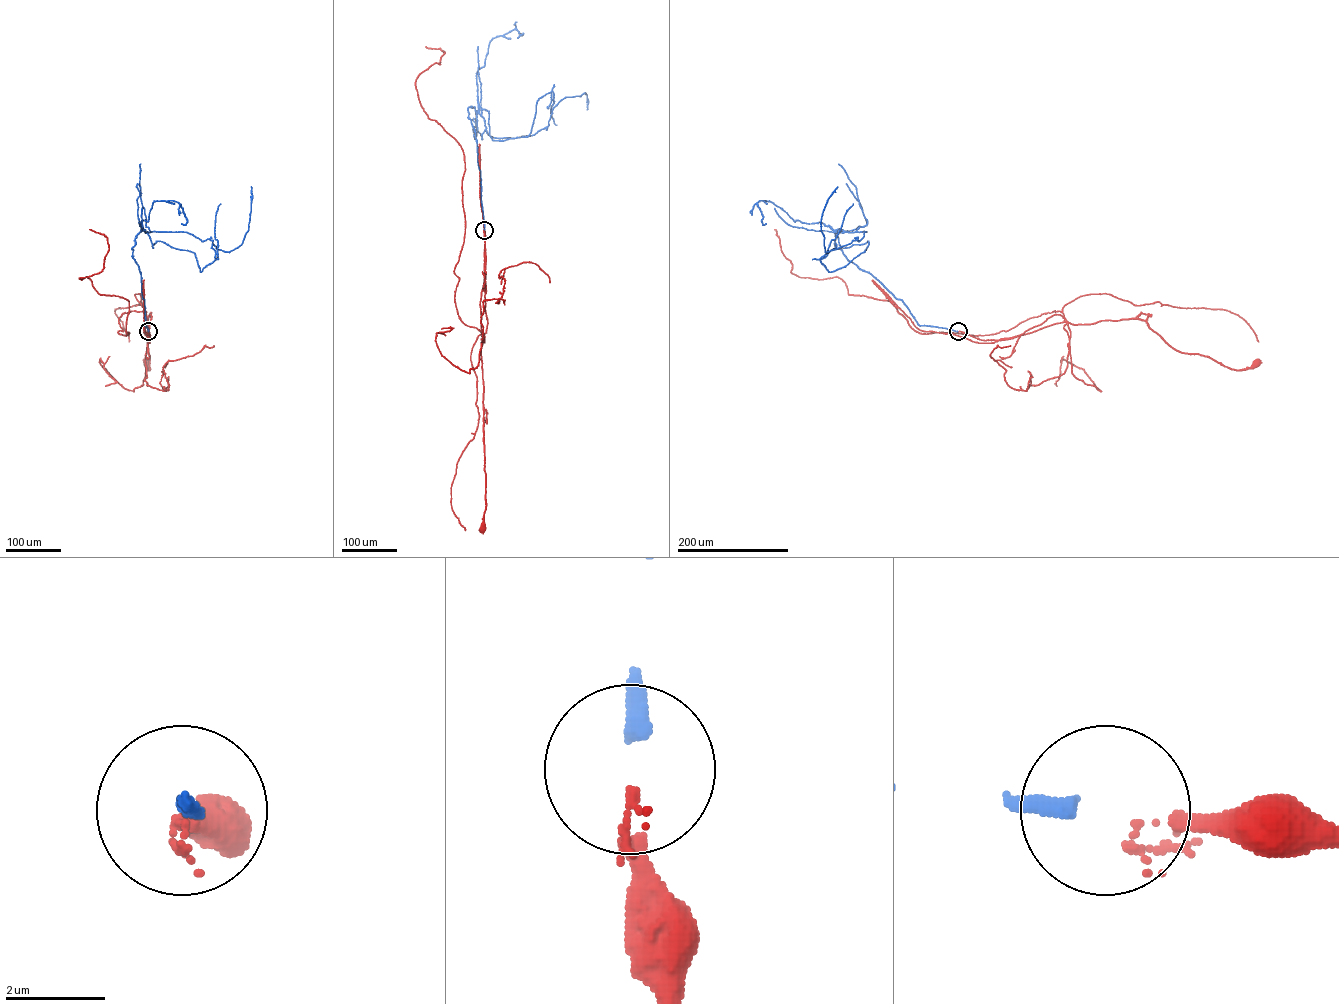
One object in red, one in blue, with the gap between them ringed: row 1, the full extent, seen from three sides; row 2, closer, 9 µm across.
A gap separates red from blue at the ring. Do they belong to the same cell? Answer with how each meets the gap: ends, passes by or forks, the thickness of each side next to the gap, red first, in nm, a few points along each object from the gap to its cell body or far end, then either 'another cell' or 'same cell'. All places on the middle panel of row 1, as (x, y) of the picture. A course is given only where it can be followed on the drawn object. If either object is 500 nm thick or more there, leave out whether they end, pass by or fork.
red passes by; blue ends; calibres 80 and 340 nm; course red (484, 230), (484, 276), (480, 304), (485, 482), (483, 529); course blue (484, 229), (468, 108), (488, 111), (493, 140), (527, 137), (537, 101), (552, 91), (556, 125); same cell

